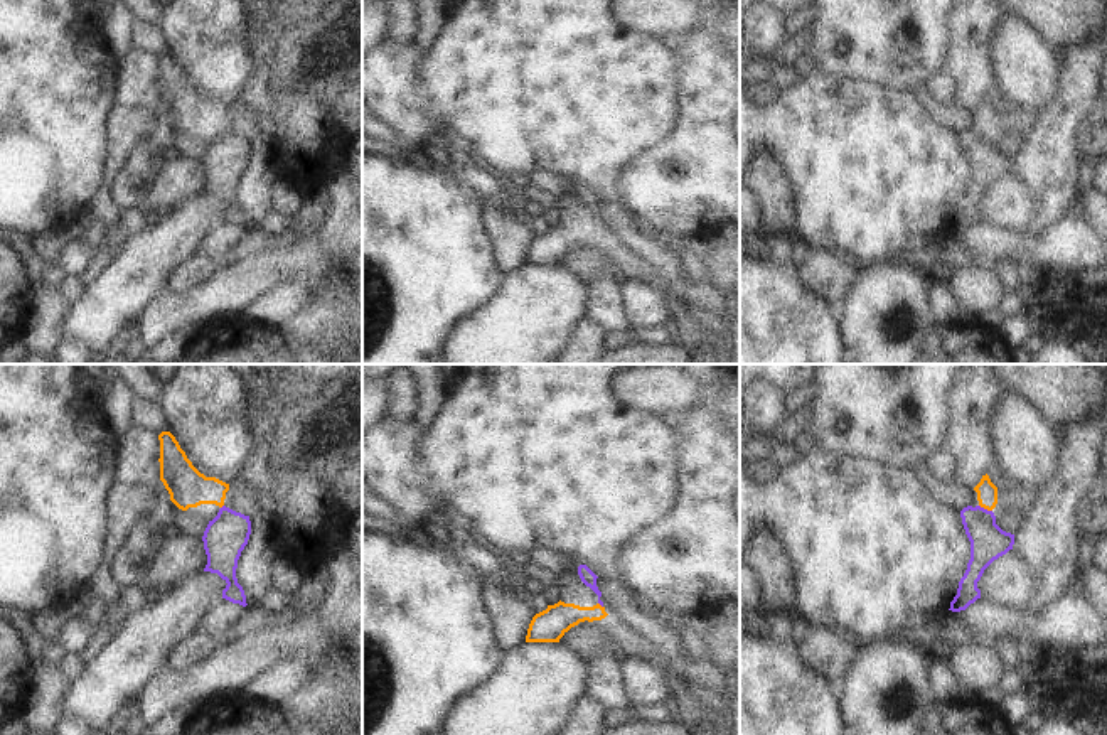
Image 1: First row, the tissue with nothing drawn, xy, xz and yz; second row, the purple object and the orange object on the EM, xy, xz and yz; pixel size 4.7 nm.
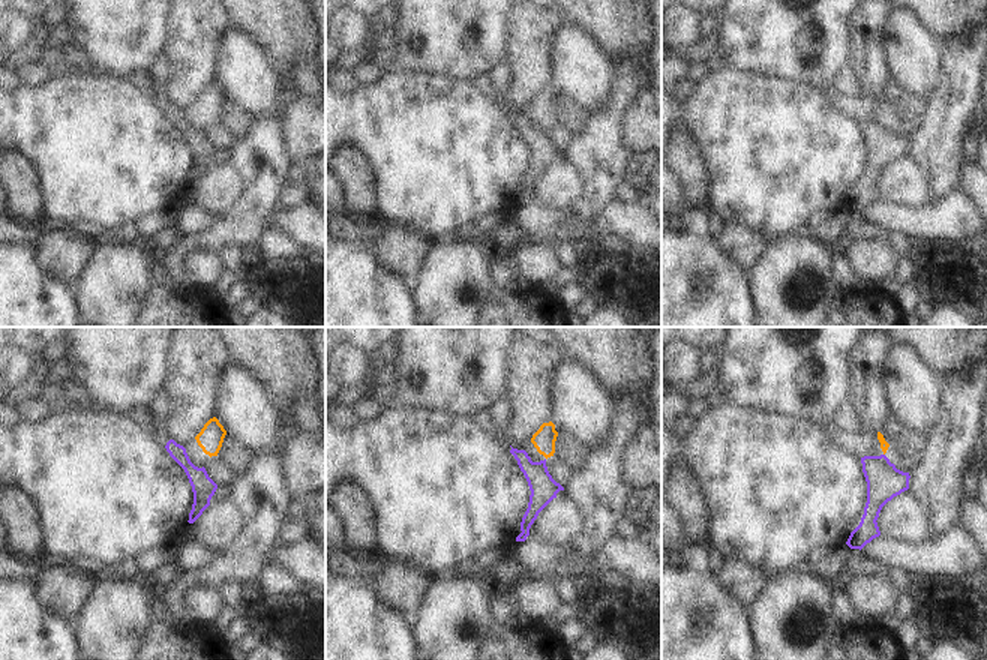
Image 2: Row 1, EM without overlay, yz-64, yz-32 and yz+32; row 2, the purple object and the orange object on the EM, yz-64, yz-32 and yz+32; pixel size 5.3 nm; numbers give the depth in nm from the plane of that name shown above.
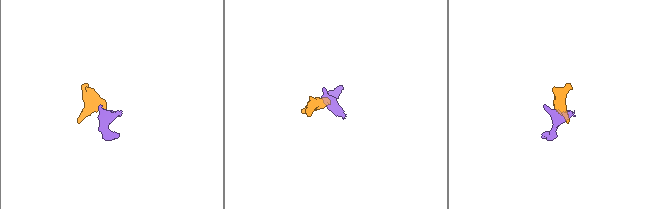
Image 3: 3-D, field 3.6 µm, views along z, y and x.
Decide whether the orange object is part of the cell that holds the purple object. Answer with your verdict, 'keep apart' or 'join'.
keep apart

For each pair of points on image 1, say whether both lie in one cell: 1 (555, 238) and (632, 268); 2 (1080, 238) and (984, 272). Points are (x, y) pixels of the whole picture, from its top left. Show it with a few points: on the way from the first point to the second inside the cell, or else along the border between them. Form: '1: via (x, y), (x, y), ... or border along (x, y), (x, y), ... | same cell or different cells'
1: via (573, 236), (600, 236), (614, 250) | same cell
2: border along (981, 260), (991, 263) | different cells

